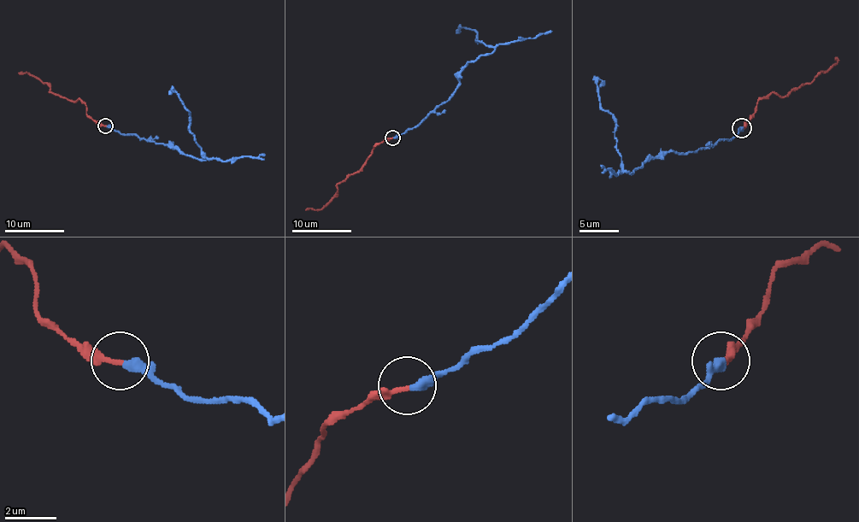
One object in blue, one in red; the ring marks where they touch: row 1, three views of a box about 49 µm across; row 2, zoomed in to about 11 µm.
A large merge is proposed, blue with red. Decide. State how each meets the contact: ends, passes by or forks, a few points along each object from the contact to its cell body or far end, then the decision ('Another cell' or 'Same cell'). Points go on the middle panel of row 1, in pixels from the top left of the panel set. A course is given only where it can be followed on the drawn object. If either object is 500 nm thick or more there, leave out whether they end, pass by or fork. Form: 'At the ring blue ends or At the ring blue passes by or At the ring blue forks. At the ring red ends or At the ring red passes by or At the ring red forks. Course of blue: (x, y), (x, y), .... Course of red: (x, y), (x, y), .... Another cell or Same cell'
At the ring blue ends. At the ring red ends. Course of blue: (393, 137), (417, 127), (455, 90), (463, 67), (492, 51), (476, 41), (474, 31), (460, 27), (455, 33). Course of red: (393, 137), (377, 143), (359, 170), (337, 185), (338, 192), (325, 206), (315, 210), (305, 210). Another cell

